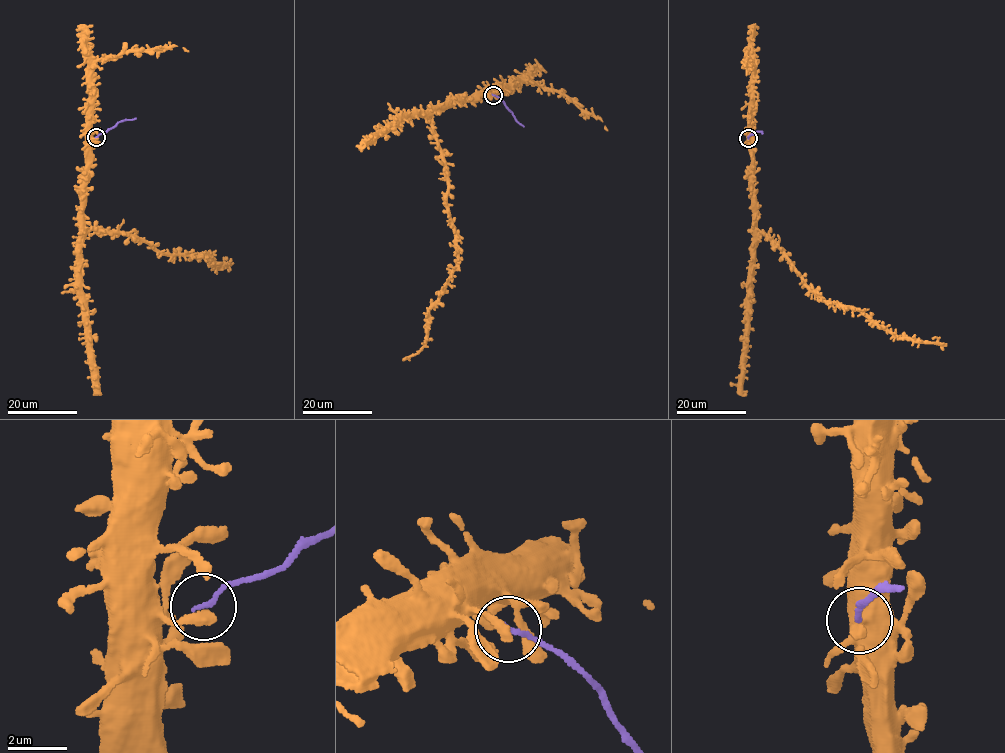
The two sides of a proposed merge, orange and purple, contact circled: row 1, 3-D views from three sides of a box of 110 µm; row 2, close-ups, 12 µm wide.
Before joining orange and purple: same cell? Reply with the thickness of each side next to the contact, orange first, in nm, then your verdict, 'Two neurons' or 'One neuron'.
Thickness 360 nm (orange) against 150 nm. Two neurons

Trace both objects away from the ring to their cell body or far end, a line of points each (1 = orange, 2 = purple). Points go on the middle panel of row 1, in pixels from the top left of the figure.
1: (493, 95), (489, 92), (450, 104), (428, 117), (444, 166), (456, 269), (429, 311), (426, 343), (402, 360)
2: (493, 95), (503, 101), (523, 126)

